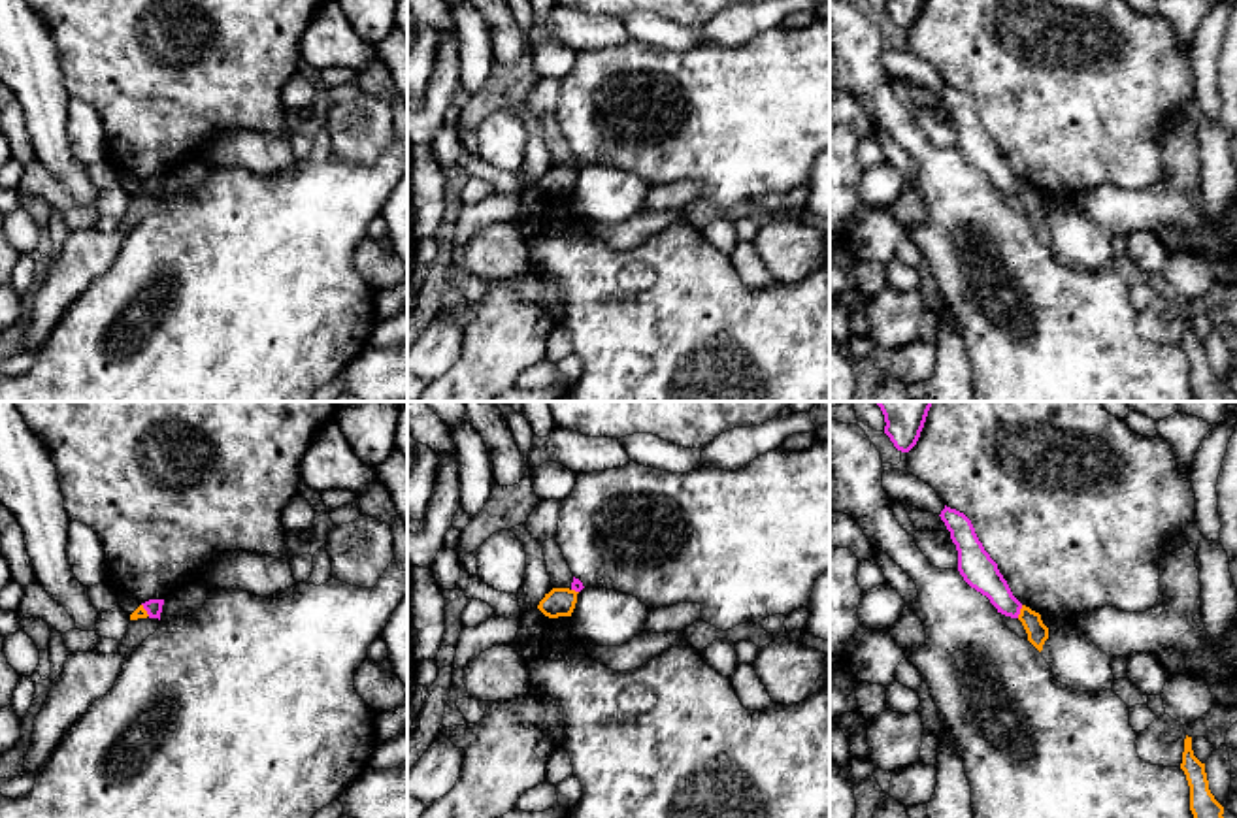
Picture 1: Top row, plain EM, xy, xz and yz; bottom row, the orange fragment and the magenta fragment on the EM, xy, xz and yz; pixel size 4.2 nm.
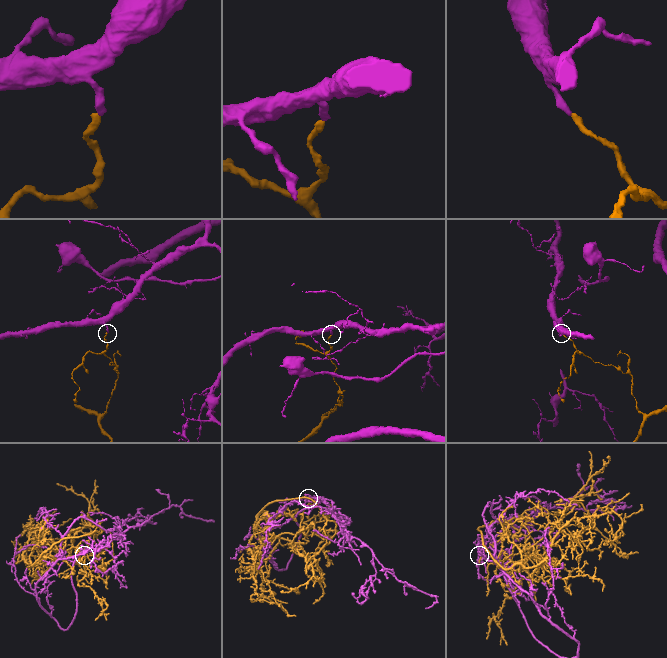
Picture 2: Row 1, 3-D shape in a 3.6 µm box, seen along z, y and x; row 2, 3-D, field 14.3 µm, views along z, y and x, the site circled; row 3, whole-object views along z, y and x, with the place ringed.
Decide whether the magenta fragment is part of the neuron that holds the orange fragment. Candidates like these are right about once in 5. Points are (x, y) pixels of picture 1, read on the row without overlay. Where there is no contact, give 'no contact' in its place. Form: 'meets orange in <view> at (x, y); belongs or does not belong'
meets orange in yz at (1021, 189); does not belong

